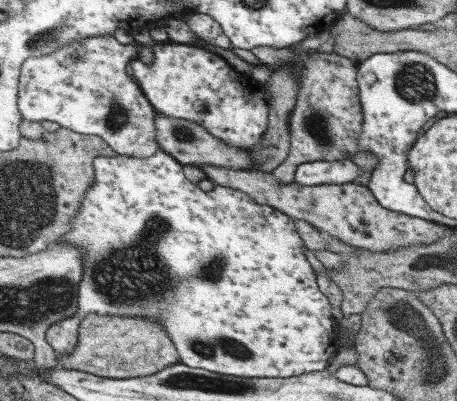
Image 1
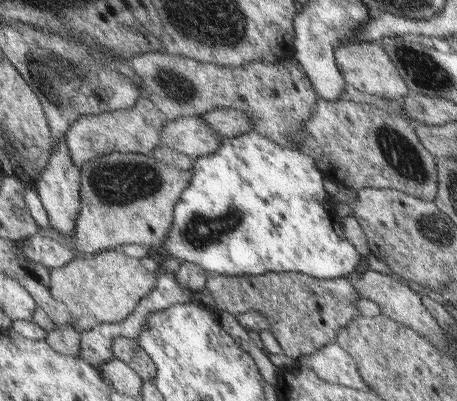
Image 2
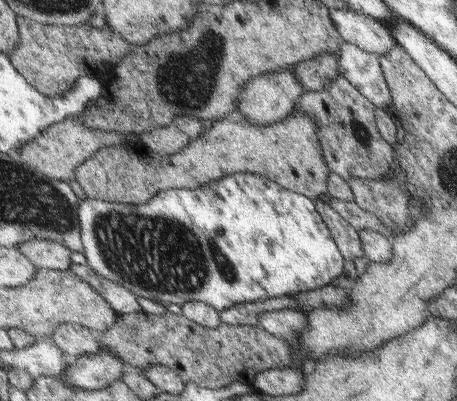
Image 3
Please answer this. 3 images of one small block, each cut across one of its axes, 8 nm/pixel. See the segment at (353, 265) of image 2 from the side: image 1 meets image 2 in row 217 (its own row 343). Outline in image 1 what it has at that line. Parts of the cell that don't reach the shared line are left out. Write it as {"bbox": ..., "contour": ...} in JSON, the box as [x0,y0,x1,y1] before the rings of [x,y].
{"bbox":[59,150,339,380],"contour":[[[157,150],[155,154],[147,158],[117,154],[117,156],[103,156],[103,158],[99,156],[93,160],[95,182],[85,194],[83,206],[73,220],[75,226],[71,228],[71,234],[59,238],[59,242],[73,242],[87,250],[83,256],[83,280],[79,282],[79,312],[83,316],[95,312],[95,314],[155,318],[157,322],[163,324],[163,330],[169,334],[179,354],[179,360],[185,366],[201,370],[201,372],[209,370],[213,374],[225,374],[225,376],[237,376],[237,378],[259,378],[259,380],[261,378],[289,380],[295,376],[303,376],[307,372],[309,374],[323,372],[329,366],[327,358],[331,358],[331,354],[339,348],[339,344],[335,342],[335,332],[333,332],[333,350],[331,350],[333,322],[329,314],[329,302],[315,286],[315,276],[309,270],[309,264],[301,254],[303,242],[295,234],[291,216],[277,212],[271,206],[261,206],[261,212],[259,212],[259,204],[253,202],[253,198],[233,188],[215,186],[211,192],[201,192],[195,184],[185,180],[181,166],[183,164],[179,164],[173,156],[169,156],[163,150]]]}

